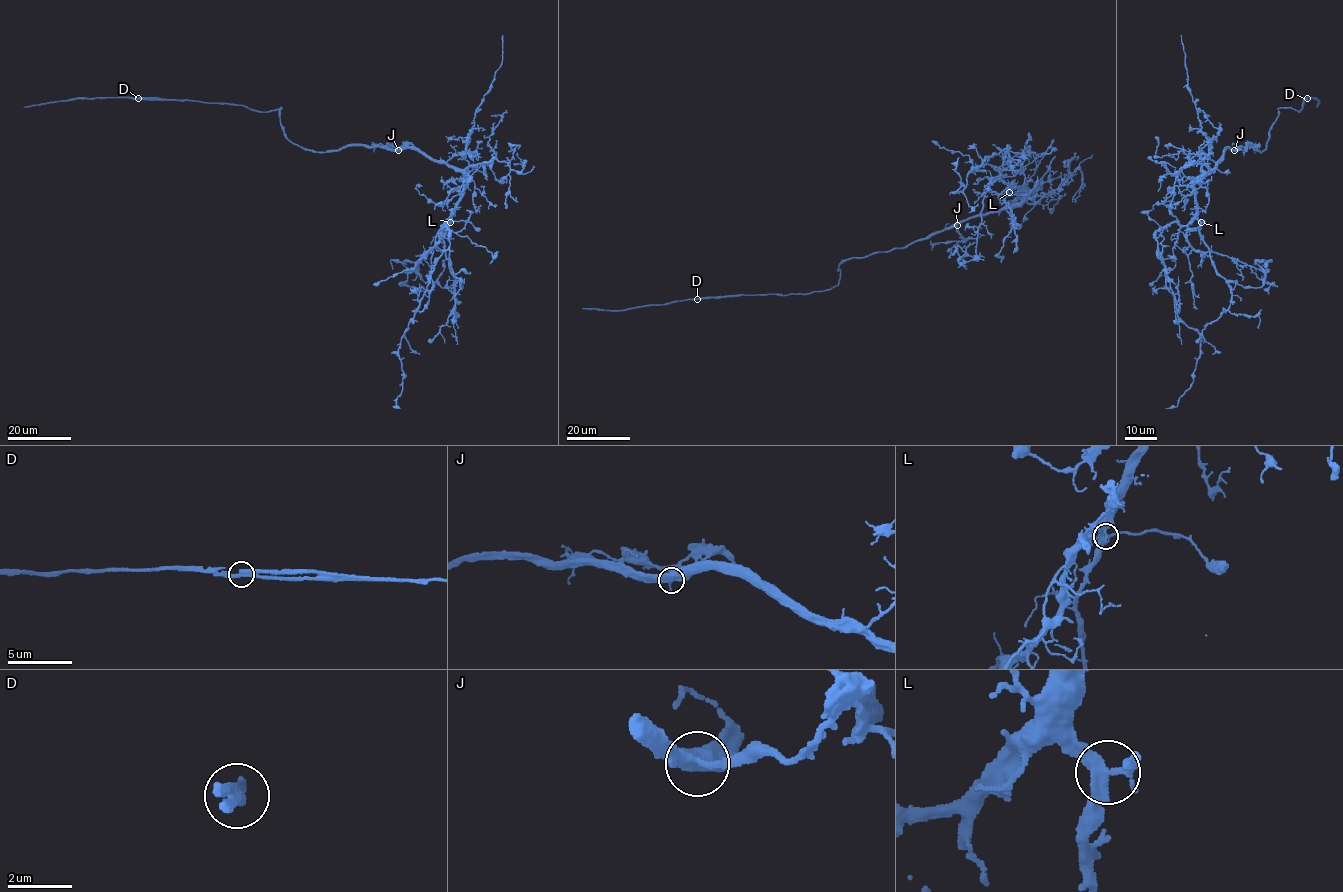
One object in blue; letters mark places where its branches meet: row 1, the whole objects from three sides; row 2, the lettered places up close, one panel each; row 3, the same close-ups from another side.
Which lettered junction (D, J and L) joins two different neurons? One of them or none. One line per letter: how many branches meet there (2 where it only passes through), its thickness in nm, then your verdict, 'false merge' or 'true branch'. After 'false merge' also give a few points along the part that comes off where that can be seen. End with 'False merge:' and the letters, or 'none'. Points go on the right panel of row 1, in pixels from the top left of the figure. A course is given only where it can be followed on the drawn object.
D: 2 branches meet; 320 nm thick; false merge; foreign part runs (1307, 98), (1319, 101), (1317, 107)
J: 3 branches meet; 360 nm thick; true branch
L: 3 branches meet; 320 nm thick; true branch
False merge: D

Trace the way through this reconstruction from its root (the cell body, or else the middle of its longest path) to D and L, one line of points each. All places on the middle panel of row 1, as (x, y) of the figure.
D: (946, 229), (932, 233), (903, 248), (843, 260), (839, 264), (839, 282), (828, 289), (697, 299)
L: (946, 229), (967, 219), (1019, 204), (1024, 199), (1025, 188), (1010, 188), (1009, 192)

